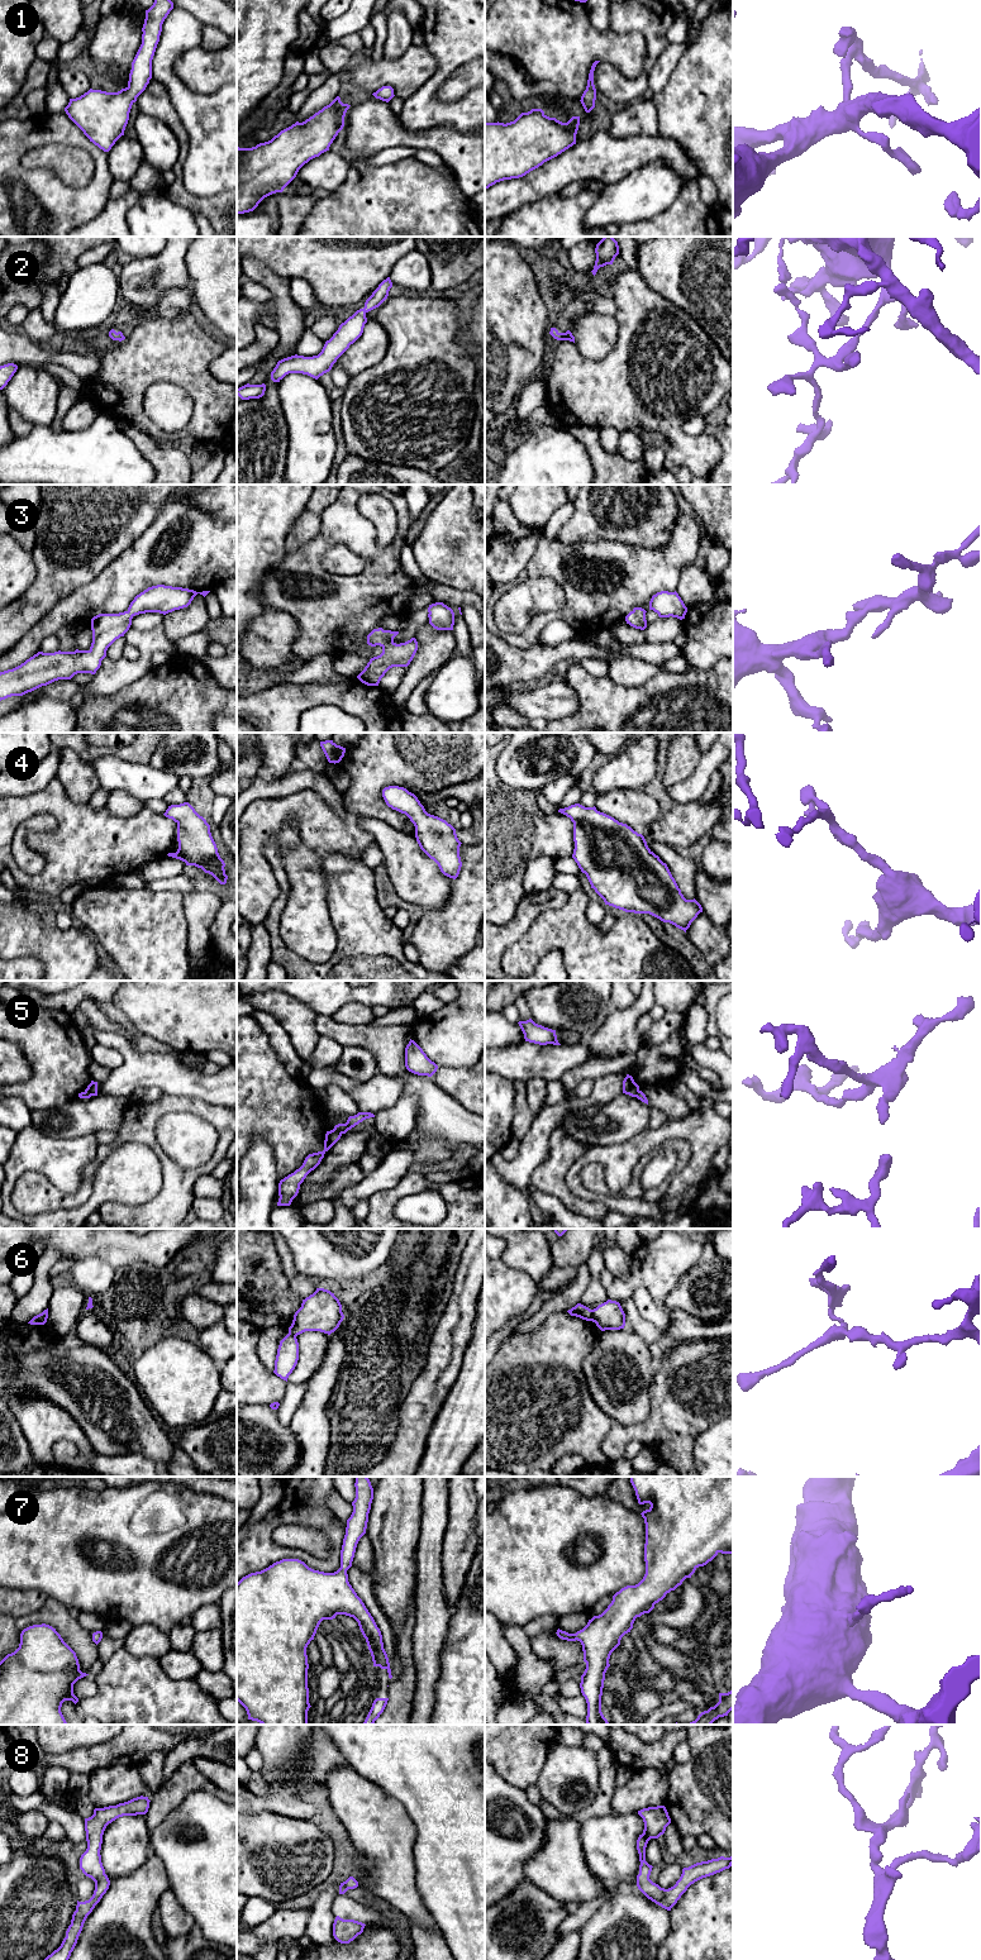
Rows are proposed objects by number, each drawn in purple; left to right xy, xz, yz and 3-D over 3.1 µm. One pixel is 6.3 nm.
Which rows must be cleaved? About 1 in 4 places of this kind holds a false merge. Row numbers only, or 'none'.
5, 6

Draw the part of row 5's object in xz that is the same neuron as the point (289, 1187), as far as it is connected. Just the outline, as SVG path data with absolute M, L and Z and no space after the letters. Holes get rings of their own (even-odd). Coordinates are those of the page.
M333 1130L327 1131L324 1140L324 1150L309 1154L303 1165L294 1173L289 1174L278 1183L278 1202L277 1206L290 1206L292 1200L297 1196L300 1184L306 1175L314 1170L324 1158L324 1154L341 1139L342 1134Z

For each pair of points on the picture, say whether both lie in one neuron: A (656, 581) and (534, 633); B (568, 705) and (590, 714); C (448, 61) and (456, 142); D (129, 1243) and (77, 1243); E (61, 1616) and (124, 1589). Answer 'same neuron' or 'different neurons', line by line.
A: same neuron
B: different neurons
C: different neurons
D: same neuron
E: different neurons

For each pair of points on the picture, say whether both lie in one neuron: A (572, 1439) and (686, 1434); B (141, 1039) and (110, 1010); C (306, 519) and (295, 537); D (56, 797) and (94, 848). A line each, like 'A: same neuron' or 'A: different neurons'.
A: different neurons
B: same neuron
C: same neuron
D: same neuron

